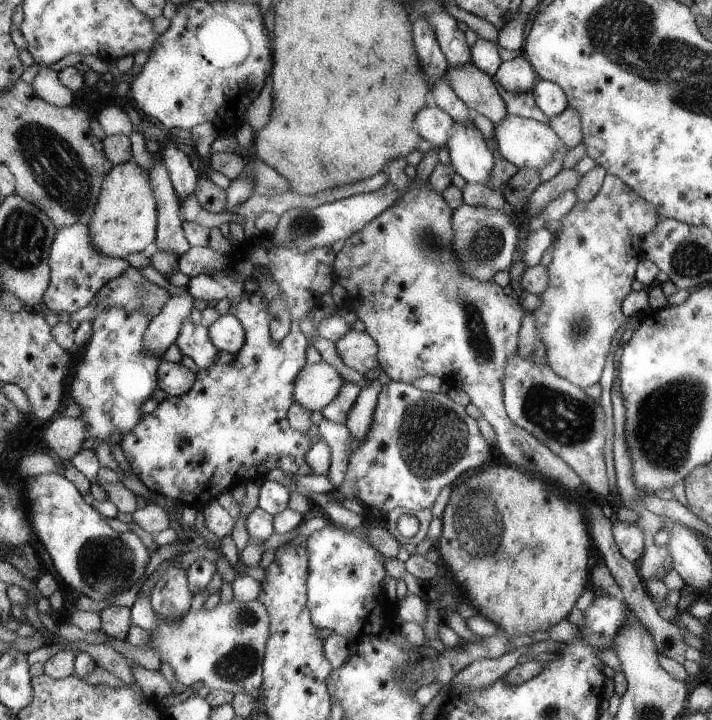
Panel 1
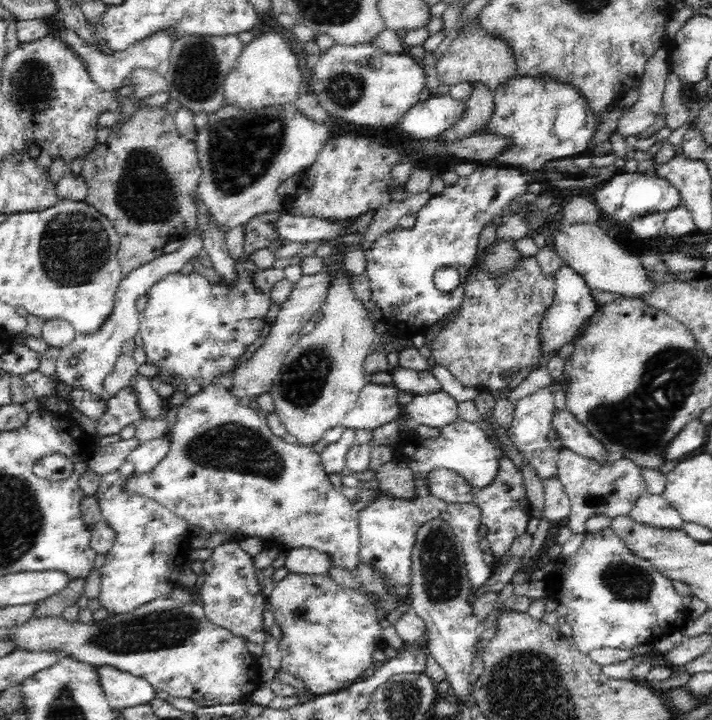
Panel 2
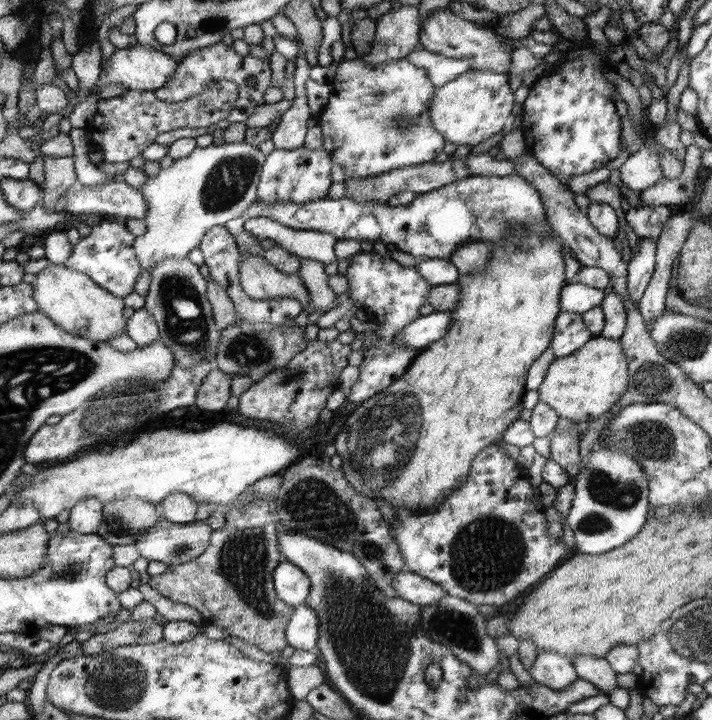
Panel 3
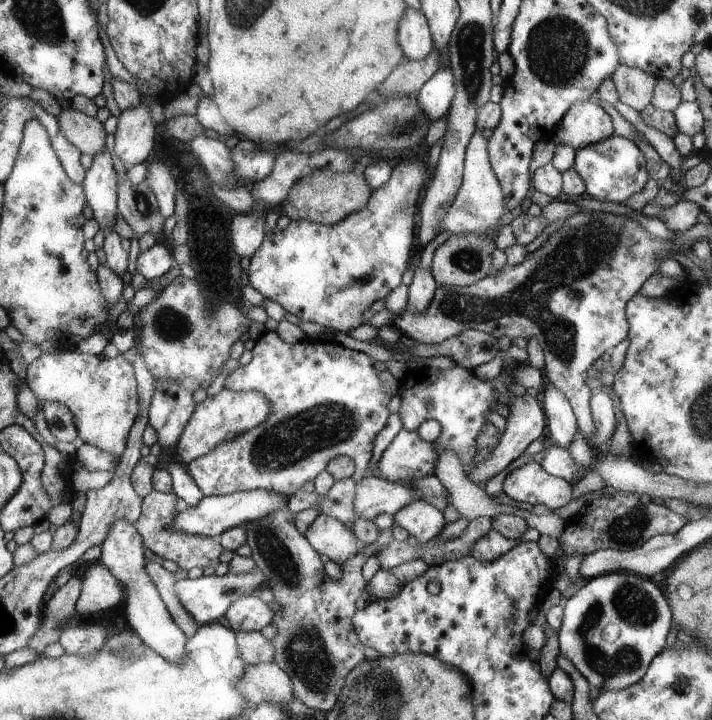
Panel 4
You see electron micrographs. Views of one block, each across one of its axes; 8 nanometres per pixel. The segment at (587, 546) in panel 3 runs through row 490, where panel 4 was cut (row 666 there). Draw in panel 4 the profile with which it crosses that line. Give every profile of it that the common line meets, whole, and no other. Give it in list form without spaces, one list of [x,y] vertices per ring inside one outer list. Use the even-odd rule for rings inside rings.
[[[610,573],[587,579],[563,606],[563,621],[557,630],[559,652],[570,659],[590,687],[624,690],[643,680],[652,660],[661,653],[672,630],[672,614],[662,592],[647,578],[632,573]]]

